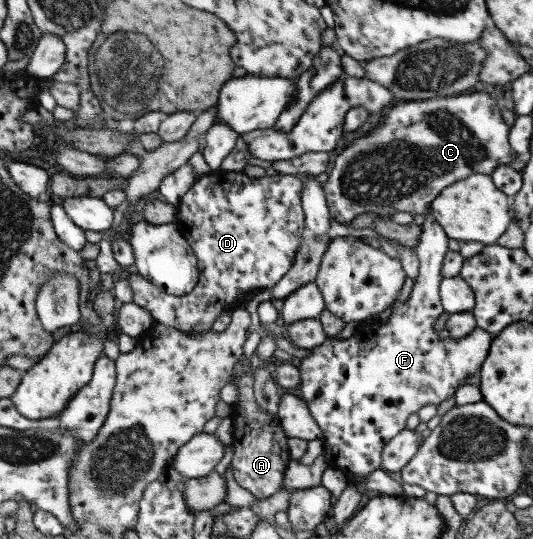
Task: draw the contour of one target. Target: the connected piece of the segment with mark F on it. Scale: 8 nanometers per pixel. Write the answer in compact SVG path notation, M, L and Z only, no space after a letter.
M426 207L420 224L420 237L415 246L418 258L418 276L412 284L408 298L397 307L392 307L392 312L386 323L379 326L368 339L358 332L347 339L337 340L335 337L326 338L318 347L307 349L308 355L300 359L298 371L300 374L300 397L306 403L310 416L314 418L322 432L322 453L327 470L345 473L349 483L355 487L360 495L366 490L353 483L364 483L364 477L380 468L380 454L384 444L392 439L401 429L408 415L416 413L420 407L428 403L439 404L440 401L454 396L455 391L464 383L468 375L474 375L482 365L492 336L484 329L477 328L474 334L458 339L439 339L438 332L434 330L434 323L439 315L444 312L438 295L440 285L440 269L444 257L448 252L447 238L444 230L430 217L430 209Z

